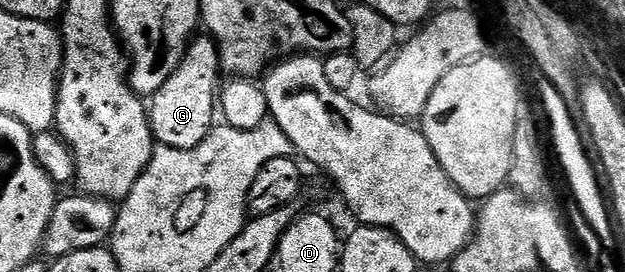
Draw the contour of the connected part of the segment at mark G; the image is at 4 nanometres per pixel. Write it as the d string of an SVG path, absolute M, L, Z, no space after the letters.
M208 34L197 35L189 43L178 70L174 70L166 80L166 86L150 97L148 121L152 124L156 144L190 150L212 133L218 120L218 93L222 88L220 76L220 50L215 39Z

